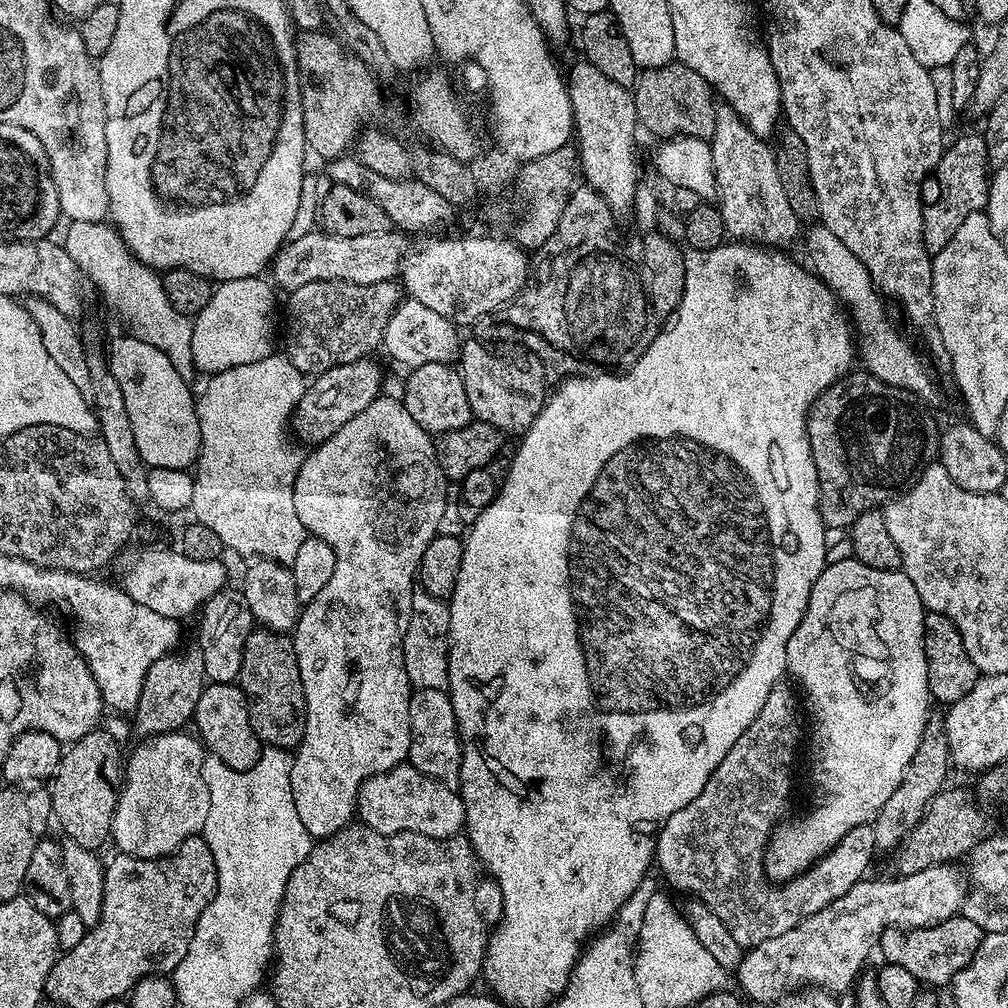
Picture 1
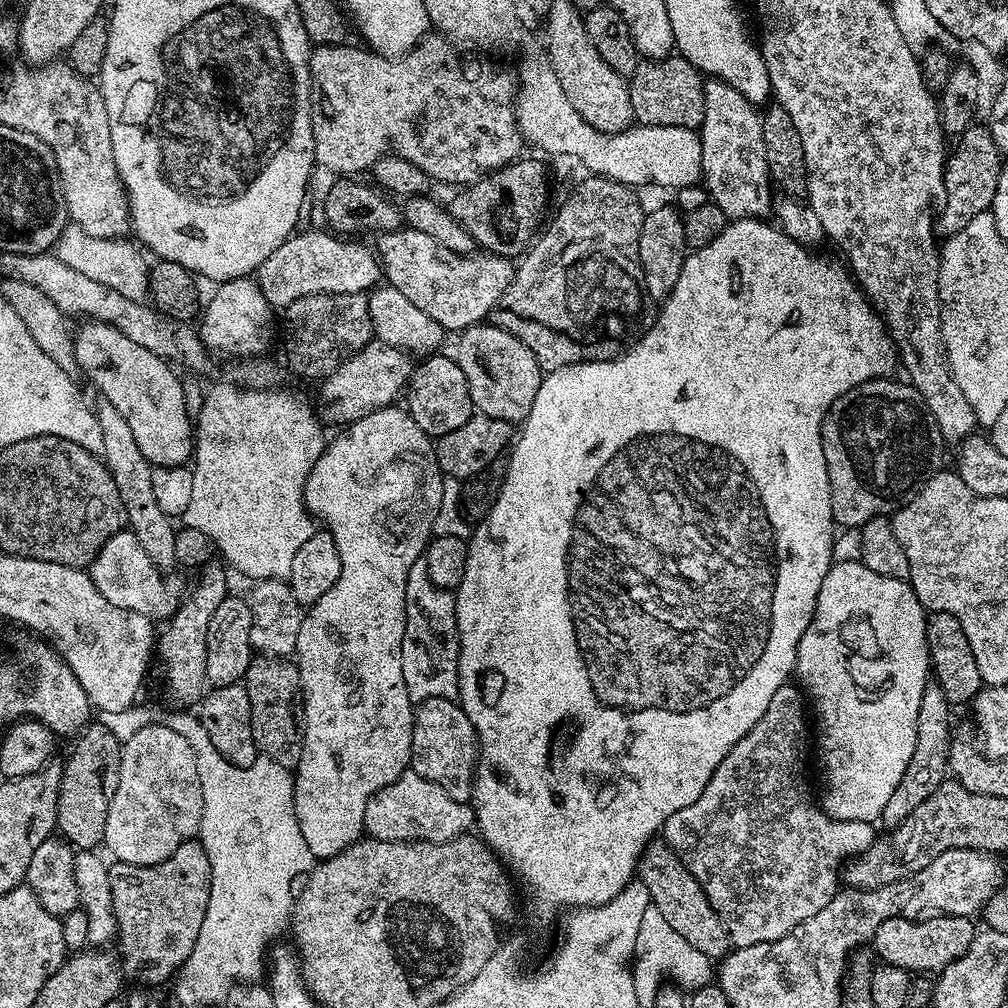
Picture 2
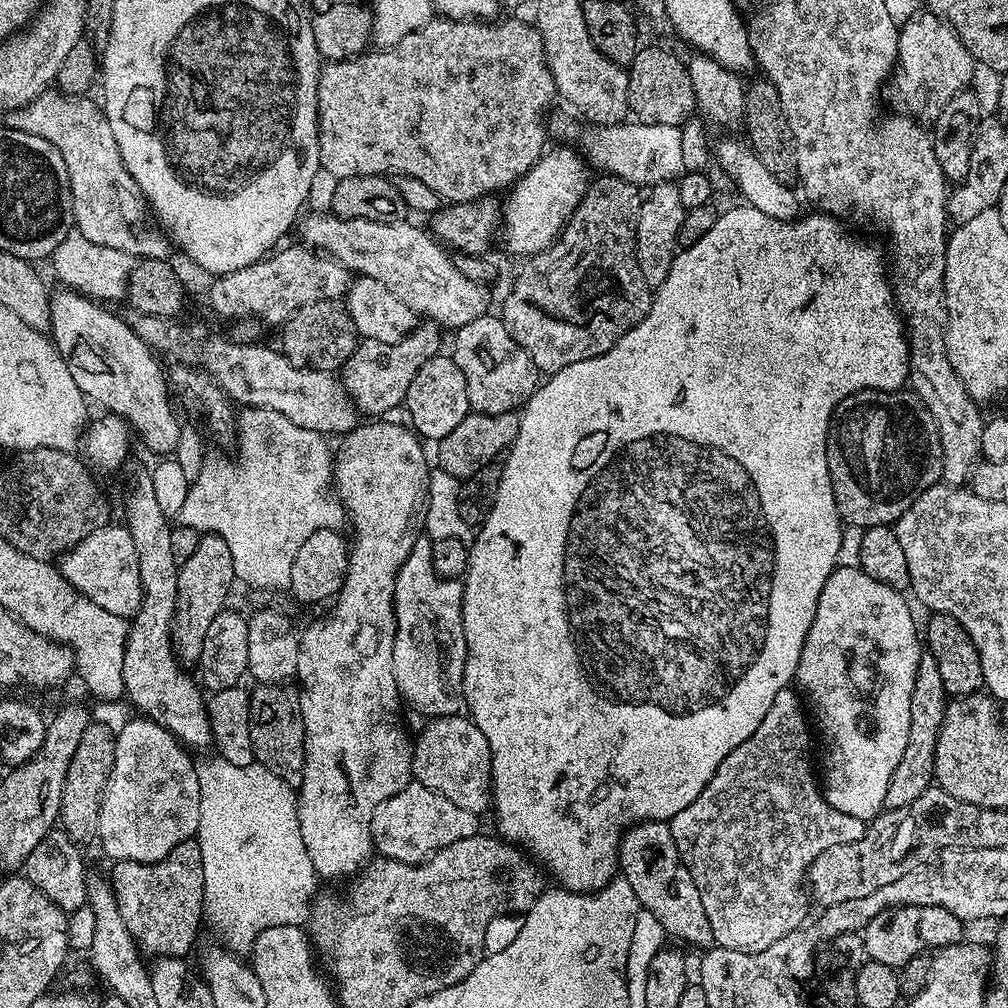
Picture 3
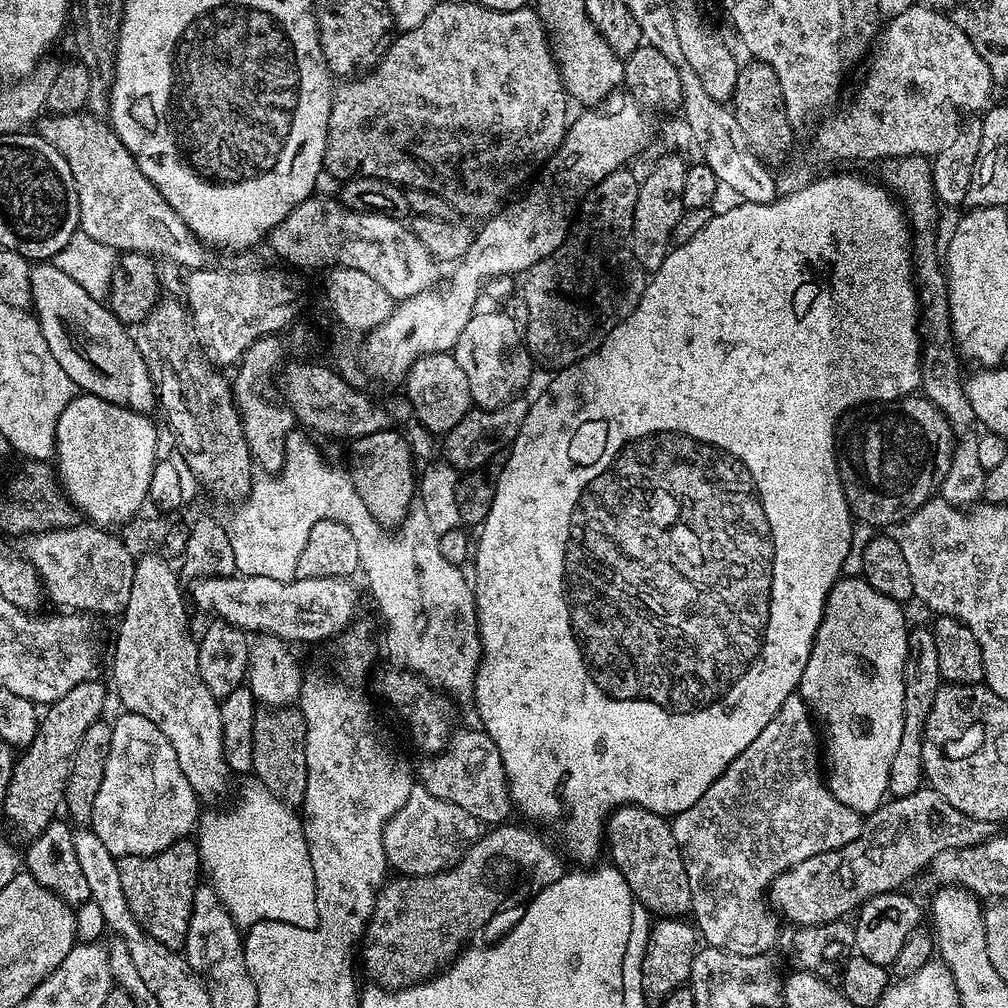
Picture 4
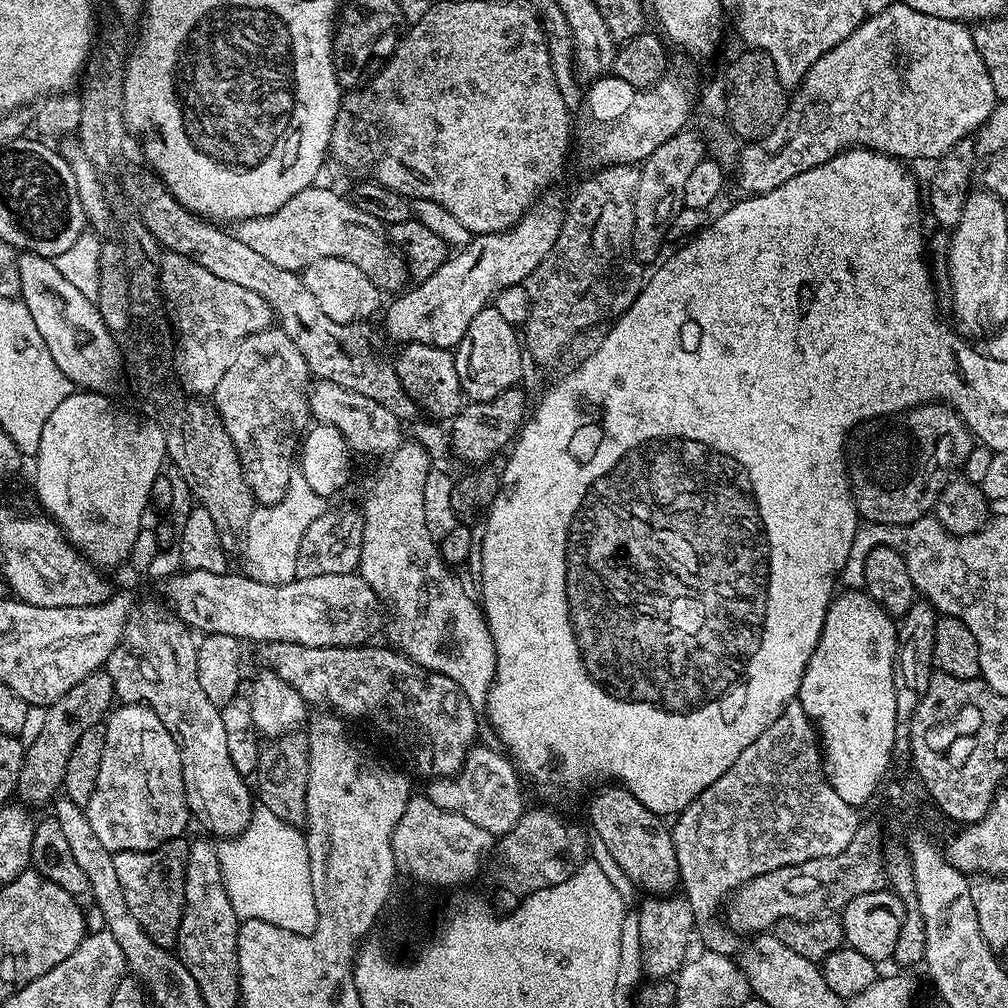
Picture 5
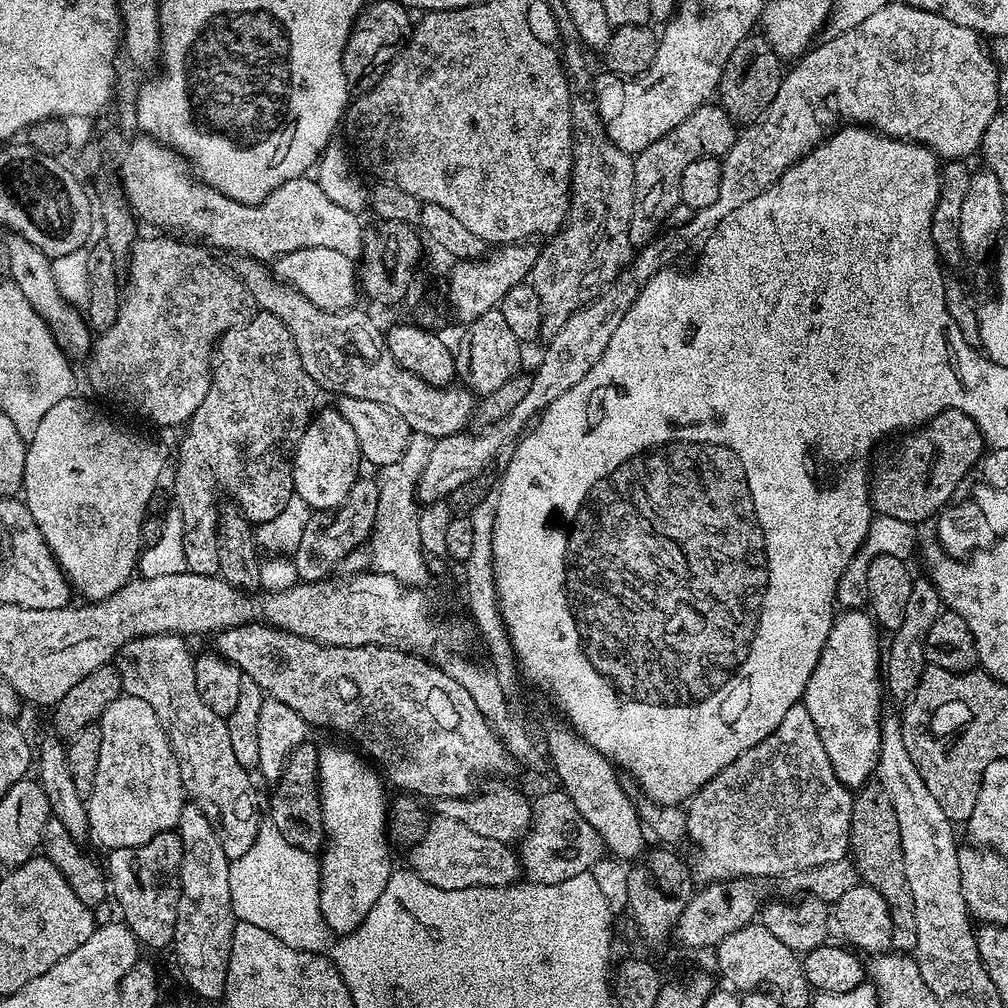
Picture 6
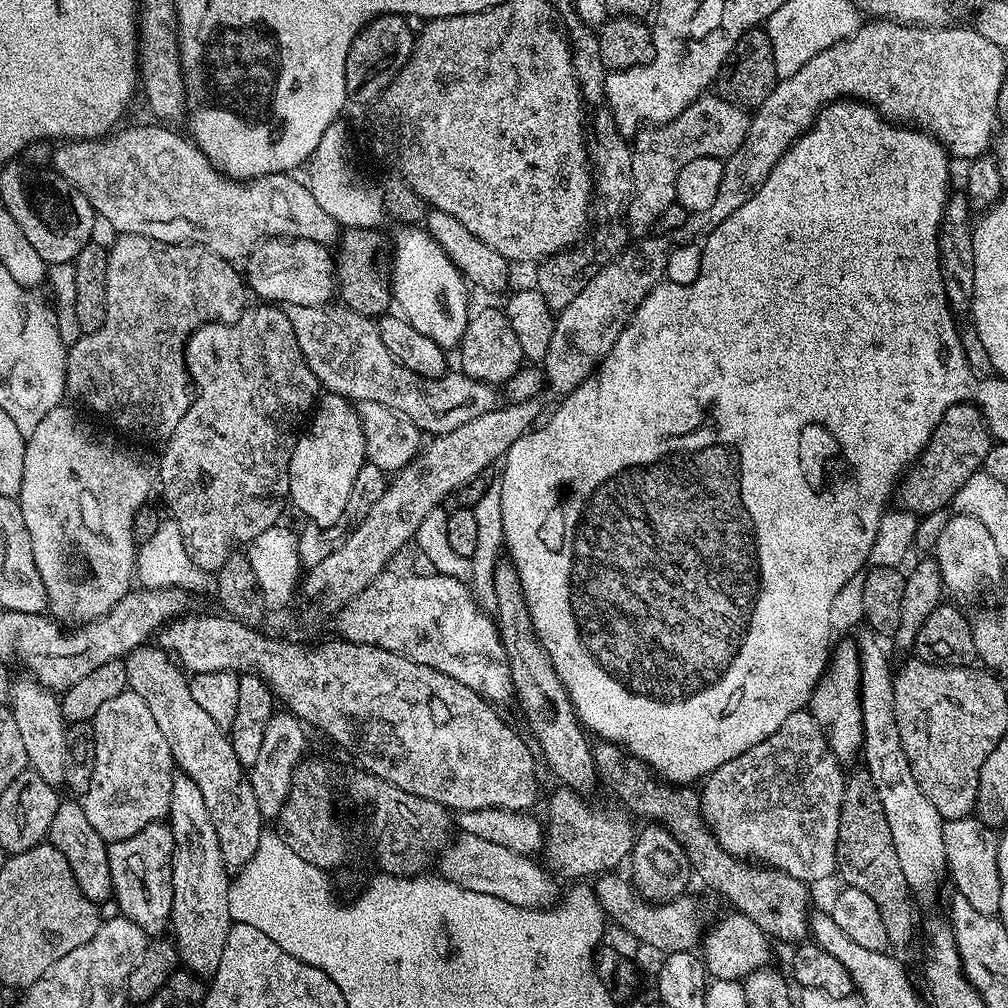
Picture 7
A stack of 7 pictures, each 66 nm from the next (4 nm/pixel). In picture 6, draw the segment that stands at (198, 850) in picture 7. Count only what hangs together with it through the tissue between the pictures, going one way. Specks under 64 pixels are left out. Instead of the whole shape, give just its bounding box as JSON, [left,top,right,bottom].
[170,803,238,1002]

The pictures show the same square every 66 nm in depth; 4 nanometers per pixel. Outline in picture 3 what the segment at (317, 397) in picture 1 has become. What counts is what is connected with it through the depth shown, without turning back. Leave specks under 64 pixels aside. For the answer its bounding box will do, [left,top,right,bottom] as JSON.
[342,322,441,418]

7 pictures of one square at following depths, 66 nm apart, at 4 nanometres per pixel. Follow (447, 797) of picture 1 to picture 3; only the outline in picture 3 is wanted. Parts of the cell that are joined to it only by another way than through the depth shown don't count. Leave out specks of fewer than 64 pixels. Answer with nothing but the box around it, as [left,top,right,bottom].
[370,782,477,864]

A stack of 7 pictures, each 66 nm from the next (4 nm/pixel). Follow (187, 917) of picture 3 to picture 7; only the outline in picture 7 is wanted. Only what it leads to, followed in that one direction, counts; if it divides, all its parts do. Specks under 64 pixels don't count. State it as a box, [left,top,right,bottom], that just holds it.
[108,822,174,938]

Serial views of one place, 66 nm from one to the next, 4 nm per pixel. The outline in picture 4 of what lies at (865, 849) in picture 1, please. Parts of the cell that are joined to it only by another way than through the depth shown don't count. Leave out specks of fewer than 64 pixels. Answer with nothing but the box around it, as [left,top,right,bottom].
[671,694,861,956]

